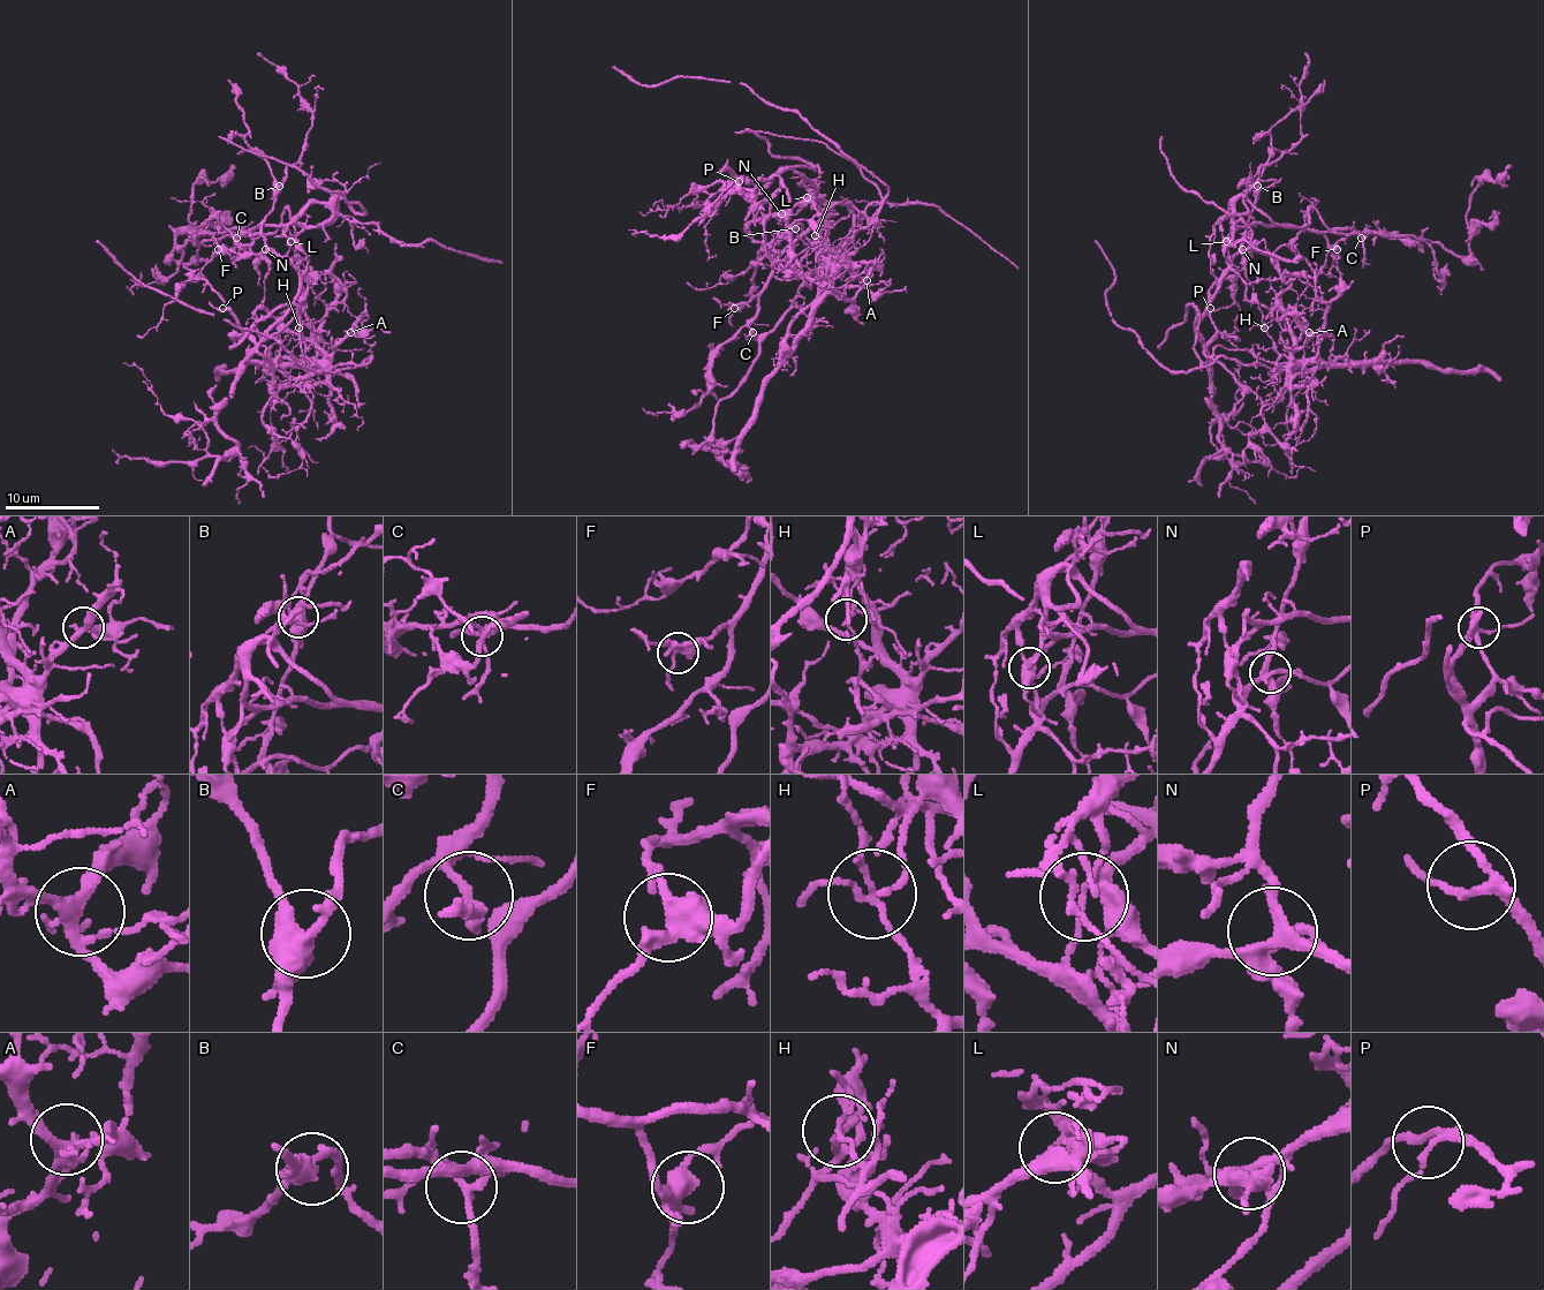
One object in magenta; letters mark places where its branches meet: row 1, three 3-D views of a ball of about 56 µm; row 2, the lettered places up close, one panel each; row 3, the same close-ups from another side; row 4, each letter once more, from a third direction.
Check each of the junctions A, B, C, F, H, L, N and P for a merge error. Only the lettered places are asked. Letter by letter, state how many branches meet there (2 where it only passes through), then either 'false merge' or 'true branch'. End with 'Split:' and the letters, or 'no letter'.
A: branches 4; true branch
B: branches 4; true branch
C: branches 3; true branch
F: branches 4; true branch
H: branches 3; false merge
L: branches 4; false merge
N: branches 4; true branch
P: branches 3; true branch
Split: H, L

